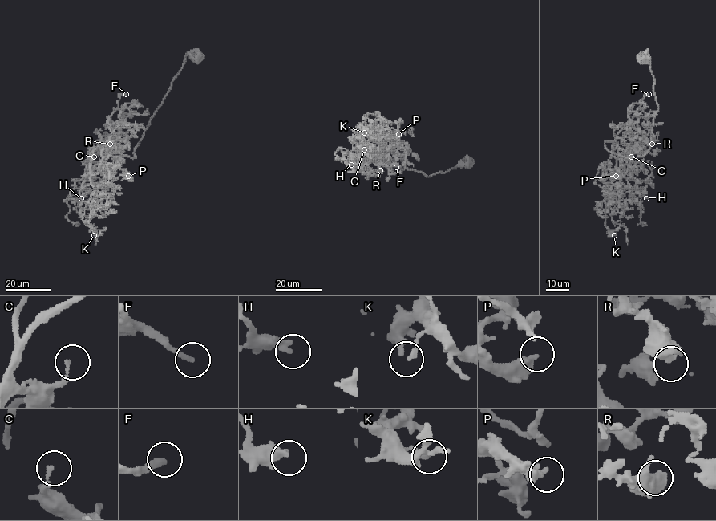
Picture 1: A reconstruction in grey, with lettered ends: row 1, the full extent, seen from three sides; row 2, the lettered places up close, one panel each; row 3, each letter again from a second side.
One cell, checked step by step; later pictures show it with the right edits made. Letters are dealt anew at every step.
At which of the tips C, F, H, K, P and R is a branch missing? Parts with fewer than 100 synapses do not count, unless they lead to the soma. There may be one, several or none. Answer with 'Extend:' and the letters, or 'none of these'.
Extend: C, F

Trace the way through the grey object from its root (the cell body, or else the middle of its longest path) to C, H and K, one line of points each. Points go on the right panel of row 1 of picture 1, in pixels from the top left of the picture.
C: (642, 59), (649, 55), (658, 107), (650, 148), (622, 157), (604, 143), (617, 144), (619, 175), (631, 156)
H: (642, 59), (650, 148), (604, 144), (629, 198), (646, 198)
K: (642, 59), (649, 55), (658, 107), (650, 148), (622, 157), (604, 143), (612, 144), (604, 225), (614, 235)

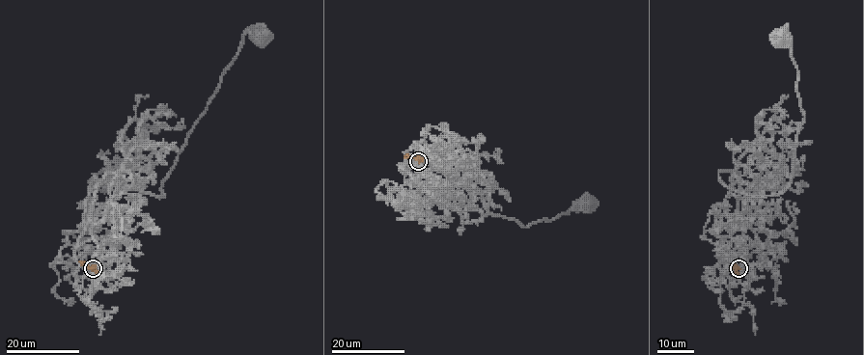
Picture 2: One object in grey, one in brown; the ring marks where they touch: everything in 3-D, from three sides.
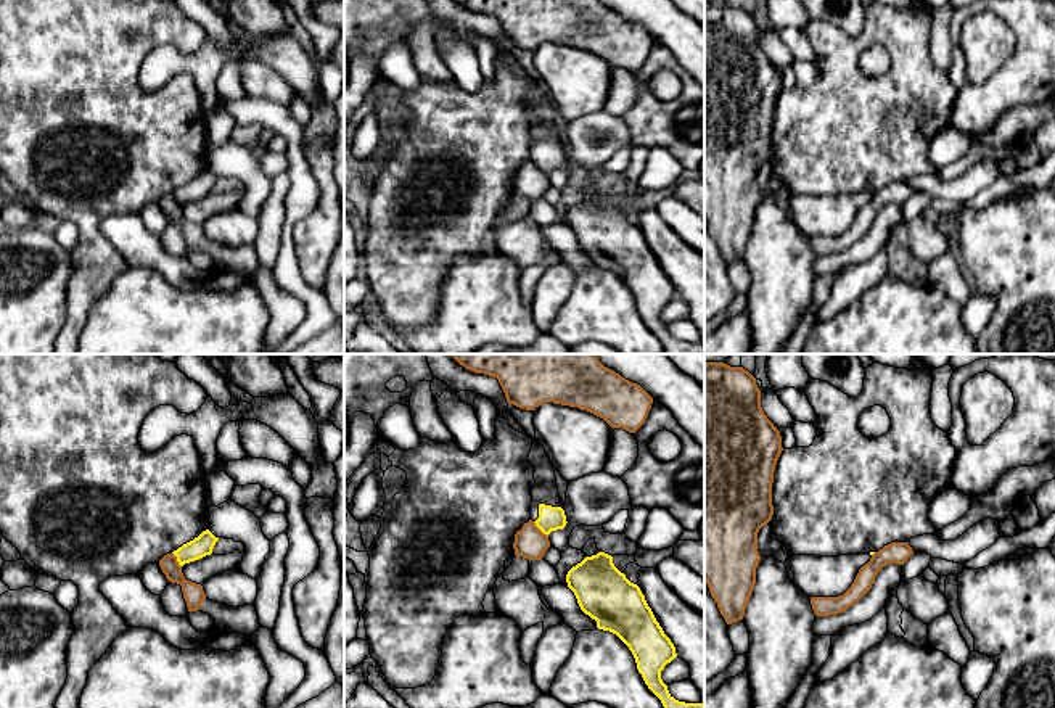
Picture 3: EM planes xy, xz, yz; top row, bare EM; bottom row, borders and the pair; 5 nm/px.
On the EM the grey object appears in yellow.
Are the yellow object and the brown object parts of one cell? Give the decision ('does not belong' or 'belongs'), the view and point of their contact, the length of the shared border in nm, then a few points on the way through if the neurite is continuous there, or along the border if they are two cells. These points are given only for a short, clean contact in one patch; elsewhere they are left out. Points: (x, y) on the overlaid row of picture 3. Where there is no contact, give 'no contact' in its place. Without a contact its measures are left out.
does not belong; meets yellow in xz at (541, 530); contact 110 nm long; border along xz (533, 522), (547, 536)

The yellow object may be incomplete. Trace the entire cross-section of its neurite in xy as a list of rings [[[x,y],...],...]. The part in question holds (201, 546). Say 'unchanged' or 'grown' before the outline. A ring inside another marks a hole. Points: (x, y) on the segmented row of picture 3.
unchanged; [[[206,529],[198,537],[183,544],[172,554],[177,557],[179,565],[183,566],[185,563],[211,555],[217,541],[219,537],[216,537],[209,529]]]

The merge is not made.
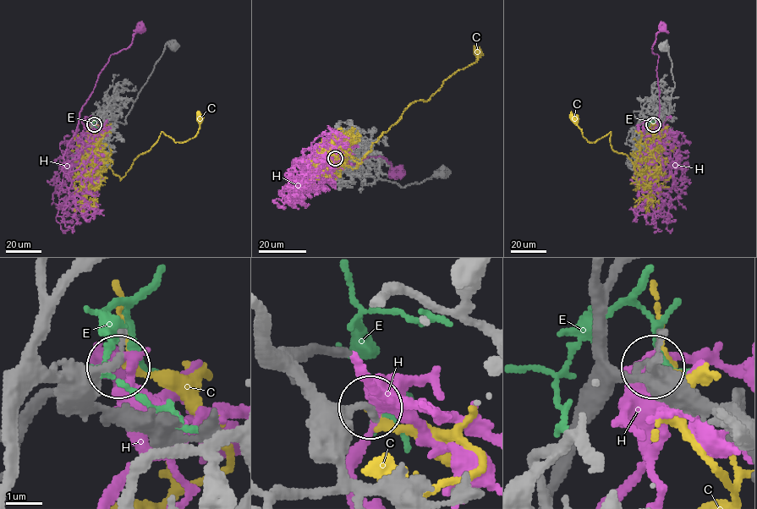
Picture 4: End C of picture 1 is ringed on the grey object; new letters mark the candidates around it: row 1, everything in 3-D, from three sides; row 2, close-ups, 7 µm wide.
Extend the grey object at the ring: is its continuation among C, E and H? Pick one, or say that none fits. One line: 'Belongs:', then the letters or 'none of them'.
Belongs: none of them

